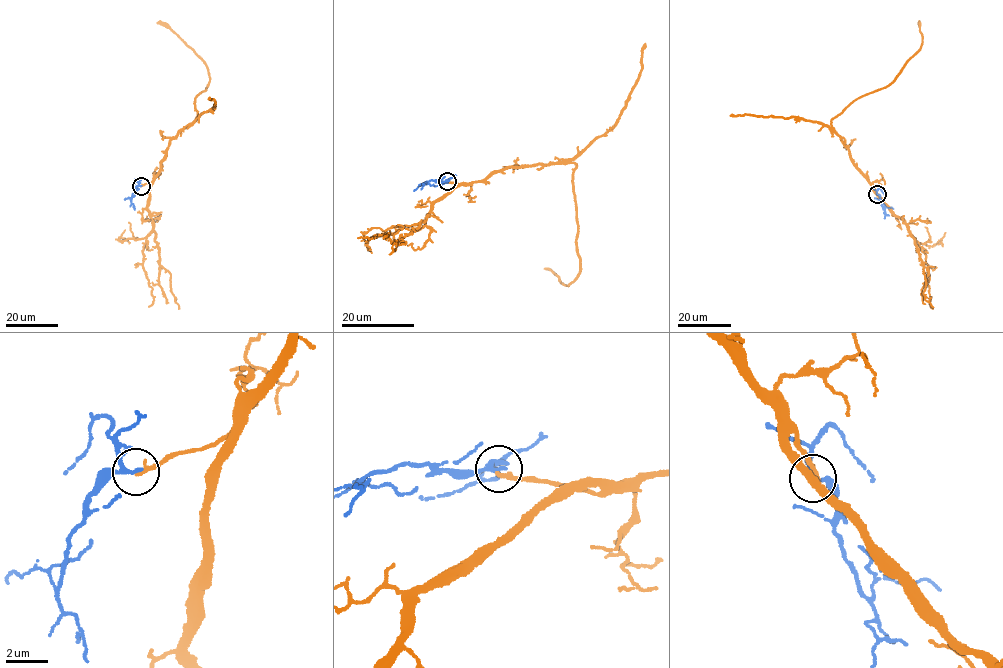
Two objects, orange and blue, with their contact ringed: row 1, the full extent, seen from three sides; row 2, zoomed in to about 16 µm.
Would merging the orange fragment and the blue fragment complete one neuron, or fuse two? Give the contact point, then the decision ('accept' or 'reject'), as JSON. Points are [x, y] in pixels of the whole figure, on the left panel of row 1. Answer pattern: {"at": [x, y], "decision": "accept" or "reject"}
{"at": [141, 186], "decision": "accept"}

